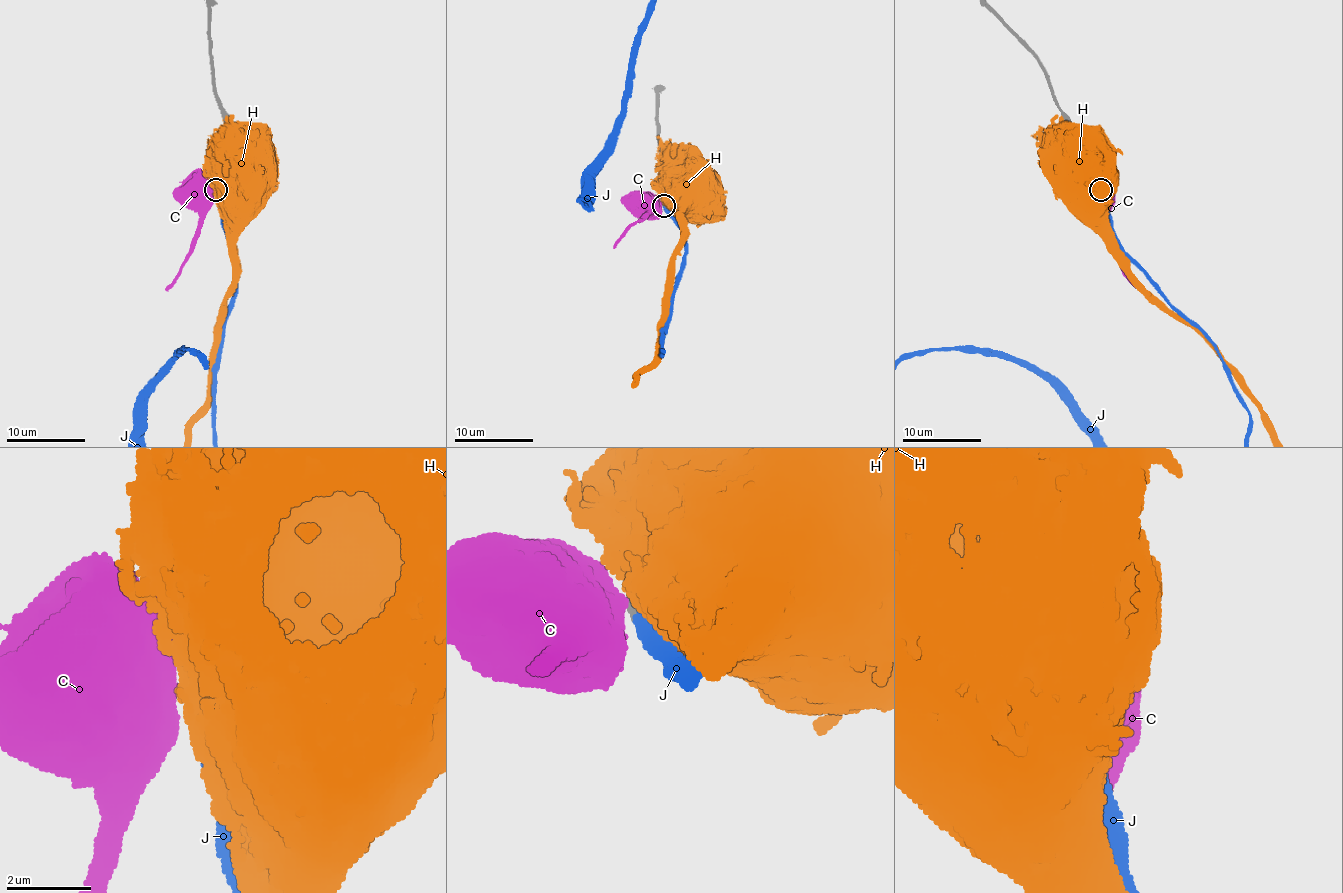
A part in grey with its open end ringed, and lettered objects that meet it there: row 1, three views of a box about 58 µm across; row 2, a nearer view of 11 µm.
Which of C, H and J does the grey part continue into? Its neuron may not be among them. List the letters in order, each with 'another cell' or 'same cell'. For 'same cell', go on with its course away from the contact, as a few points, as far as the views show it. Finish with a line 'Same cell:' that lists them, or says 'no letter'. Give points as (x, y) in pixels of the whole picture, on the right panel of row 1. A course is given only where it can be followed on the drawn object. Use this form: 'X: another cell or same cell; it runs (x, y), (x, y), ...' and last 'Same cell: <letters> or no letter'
C: another cell
H: another cell
J: same cell
Same cell: J

